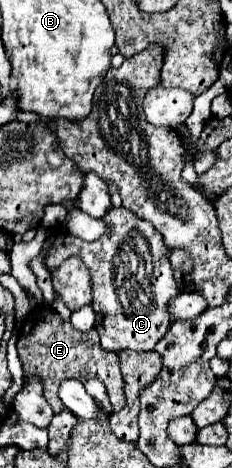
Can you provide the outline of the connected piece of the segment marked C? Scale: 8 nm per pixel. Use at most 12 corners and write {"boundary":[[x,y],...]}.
{"boundary":[[112,207],[92,243],[52,231],[52,271],[92,271],[106,351],[152,351],[180,293],[150,223]]}

